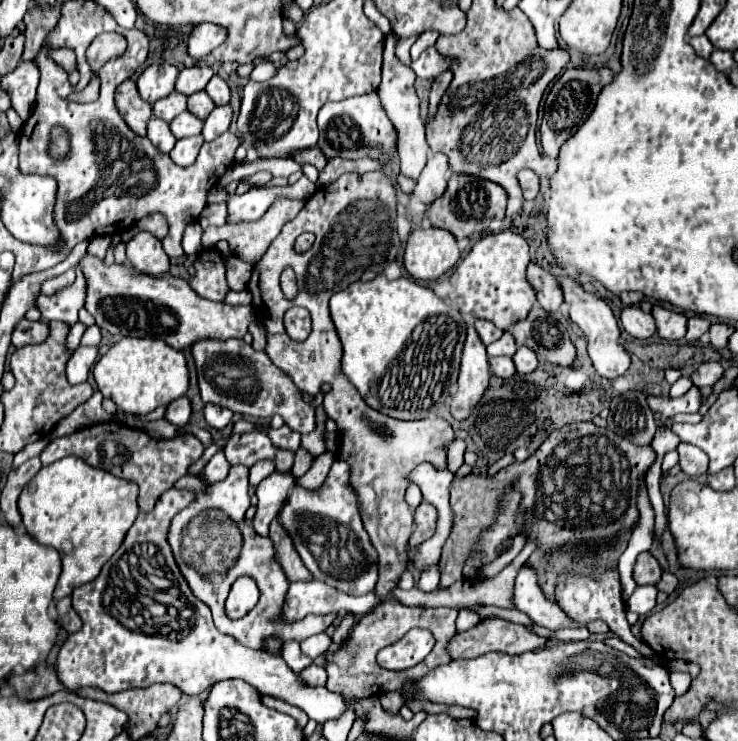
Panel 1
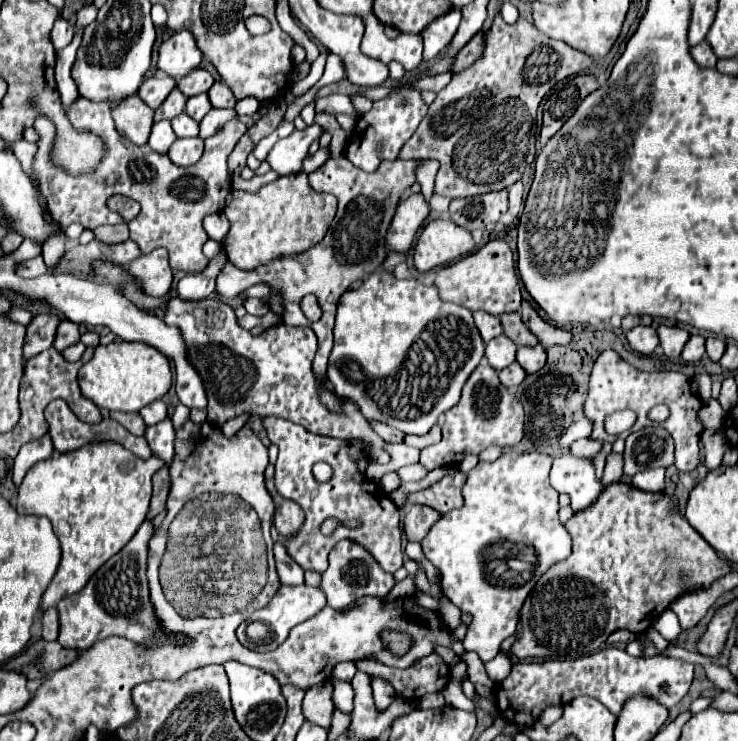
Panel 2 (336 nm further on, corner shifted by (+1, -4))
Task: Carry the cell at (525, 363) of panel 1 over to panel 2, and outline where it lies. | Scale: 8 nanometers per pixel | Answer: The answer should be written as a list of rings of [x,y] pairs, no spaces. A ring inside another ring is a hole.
[[[535,345],[535,347],[519,347],[517,349],[517,363],[527,373],[537,373],[545,365],[545,349],[541,345]]]

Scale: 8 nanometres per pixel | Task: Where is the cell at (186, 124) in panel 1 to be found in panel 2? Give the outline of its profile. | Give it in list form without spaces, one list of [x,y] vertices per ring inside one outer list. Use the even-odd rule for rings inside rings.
[[[187,113],[173,117],[171,125],[173,125],[173,131],[177,137],[197,137],[197,133],[199,133],[199,123],[195,119],[191,119]]]

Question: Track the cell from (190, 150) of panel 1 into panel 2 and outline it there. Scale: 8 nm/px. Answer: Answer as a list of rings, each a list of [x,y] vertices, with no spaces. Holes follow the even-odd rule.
[[[193,137],[193,139],[177,139],[171,149],[169,149],[169,159],[175,163],[175,165],[181,165],[181,167],[189,167],[189,165],[195,165],[201,155],[203,155],[203,139],[201,137]]]

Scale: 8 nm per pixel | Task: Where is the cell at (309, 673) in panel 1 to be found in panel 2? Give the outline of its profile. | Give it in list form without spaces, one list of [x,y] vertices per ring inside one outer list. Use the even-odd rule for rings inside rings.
[[[339,663],[339,665],[333,669],[333,677],[343,679],[343,681],[351,681],[355,673],[357,673],[355,663]]]

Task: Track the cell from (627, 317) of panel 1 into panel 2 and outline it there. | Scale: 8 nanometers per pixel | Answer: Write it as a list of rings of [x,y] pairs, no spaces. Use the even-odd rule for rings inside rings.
[[[645,325],[633,327],[631,331],[625,333],[625,337],[627,337],[631,349],[641,355],[651,355],[655,351],[655,347],[659,345],[657,331],[653,327],[645,327]]]

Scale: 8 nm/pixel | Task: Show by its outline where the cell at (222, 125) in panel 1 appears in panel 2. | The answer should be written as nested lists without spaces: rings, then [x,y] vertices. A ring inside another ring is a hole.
[[[211,109],[211,111],[203,117],[203,121],[199,123],[199,125],[201,125],[199,137],[201,137],[201,139],[207,139],[207,137],[215,135],[217,129],[221,129],[221,127],[223,127],[229,119],[233,119],[233,117],[235,117],[235,109]]]

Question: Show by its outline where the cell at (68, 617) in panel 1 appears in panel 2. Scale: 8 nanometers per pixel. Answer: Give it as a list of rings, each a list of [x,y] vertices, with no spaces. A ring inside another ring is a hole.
[[[55,607],[41,609],[39,623],[41,623],[41,629],[43,629],[41,631],[43,639],[47,639],[47,641],[57,639],[57,635],[59,635],[59,615],[57,615],[57,609]]]

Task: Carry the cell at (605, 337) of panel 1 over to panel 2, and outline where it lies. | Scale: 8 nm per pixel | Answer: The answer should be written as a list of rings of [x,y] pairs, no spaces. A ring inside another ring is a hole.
[[[611,349],[603,351],[597,357],[597,361],[593,365],[591,381],[589,381],[589,395],[587,395],[585,405],[583,405],[585,417],[593,423],[591,439],[601,441],[601,443],[613,443],[617,437],[605,433],[603,415],[609,415],[609,413],[615,413],[615,411],[623,411],[623,409],[631,409],[631,411],[637,413],[637,423],[633,425],[631,431],[639,431],[639,429],[645,429],[645,427],[653,425],[647,419],[647,413],[649,413],[651,407],[655,407],[659,403],[665,403],[671,409],[671,417],[663,423],[663,427],[671,429],[671,437],[675,439],[675,447],[677,447],[675,465],[677,465],[677,471],[687,473],[687,471],[697,469],[699,463],[701,463],[699,441],[701,441],[701,433],[703,433],[703,425],[701,425],[697,413],[703,407],[703,403],[691,391],[689,377],[685,377],[683,373],[675,373],[675,371],[657,371],[657,373],[639,371],[639,369],[631,367],[627,361],[623,361]]]

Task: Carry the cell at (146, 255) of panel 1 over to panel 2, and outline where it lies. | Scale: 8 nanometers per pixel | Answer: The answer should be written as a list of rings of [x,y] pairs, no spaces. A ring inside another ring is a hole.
[[[155,249],[149,255],[141,255],[133,263],[129,263],[129,273],[143,289],[143,293],[151,297],[167,295],[173,283],[173,271],[169,267],[167,249]]]

